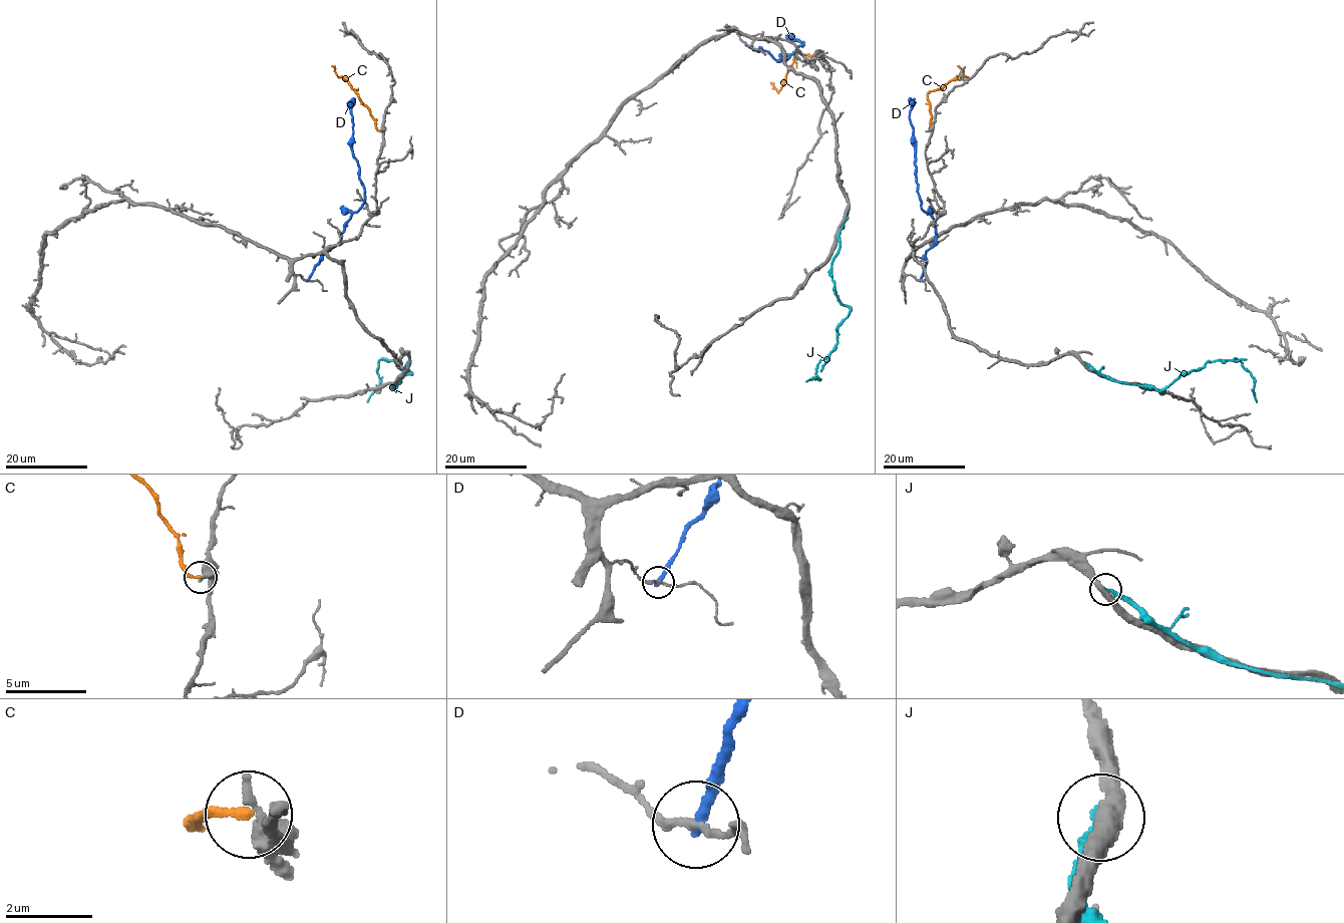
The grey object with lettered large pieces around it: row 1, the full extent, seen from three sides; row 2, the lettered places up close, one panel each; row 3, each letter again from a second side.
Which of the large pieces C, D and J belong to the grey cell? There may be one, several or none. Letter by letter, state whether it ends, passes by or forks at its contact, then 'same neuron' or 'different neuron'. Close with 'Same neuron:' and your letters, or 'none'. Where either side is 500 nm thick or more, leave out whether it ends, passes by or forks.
C: it ends; different neuron
D: it ends; different neuron
J: it ends; different neuron
Same neuron: none

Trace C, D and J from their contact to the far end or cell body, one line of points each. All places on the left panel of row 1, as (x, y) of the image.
C: (381, 130), (346, 79), (336, 75), (331, 65)
D: (308, 280), (314, 266), (341, 241), (347, 221), (364, 200), (358, 161), (352, 151), (351, 102), (355, 98)
J: (408, 361), (393, 385), (395, 391), (410, 372), (401, 370), (398, 360), (382, 358), (380, 386), (367, 402)

